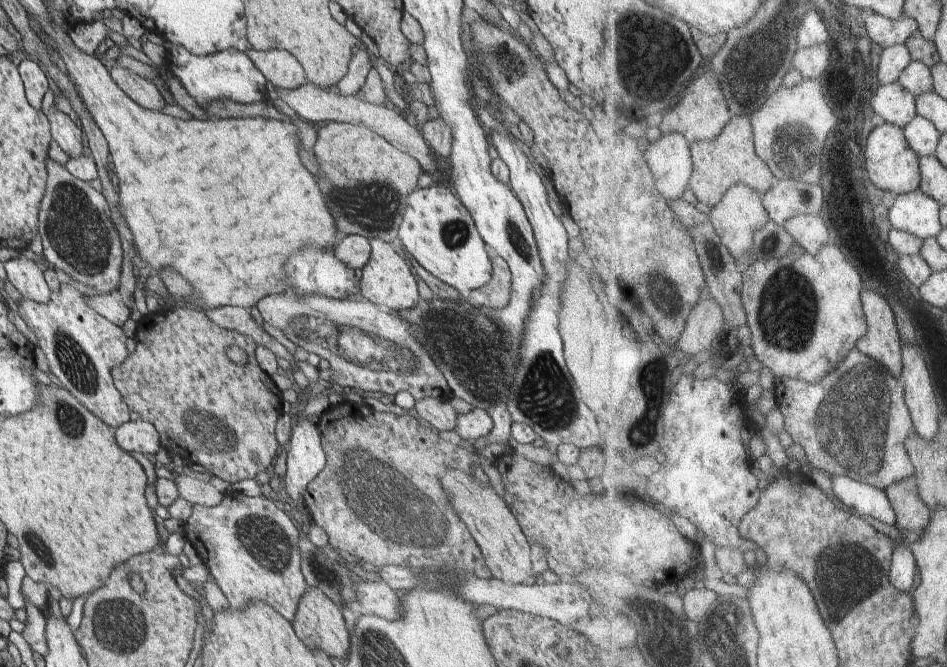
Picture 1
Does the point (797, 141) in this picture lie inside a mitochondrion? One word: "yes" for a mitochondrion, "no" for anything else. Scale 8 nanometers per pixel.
yes

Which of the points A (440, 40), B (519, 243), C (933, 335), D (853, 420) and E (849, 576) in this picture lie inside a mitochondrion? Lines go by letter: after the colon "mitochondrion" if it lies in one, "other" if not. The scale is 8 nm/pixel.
A: other
B: mitochondrion
C: other
D: mitochondrion
E: mitochondrion

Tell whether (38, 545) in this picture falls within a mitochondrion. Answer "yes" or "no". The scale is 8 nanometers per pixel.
yes

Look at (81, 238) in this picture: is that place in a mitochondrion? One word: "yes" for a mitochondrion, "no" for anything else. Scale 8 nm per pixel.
yes

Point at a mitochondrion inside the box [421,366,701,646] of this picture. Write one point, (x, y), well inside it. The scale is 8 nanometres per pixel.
(644, 424)

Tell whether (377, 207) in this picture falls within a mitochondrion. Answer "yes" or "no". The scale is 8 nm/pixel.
yes

